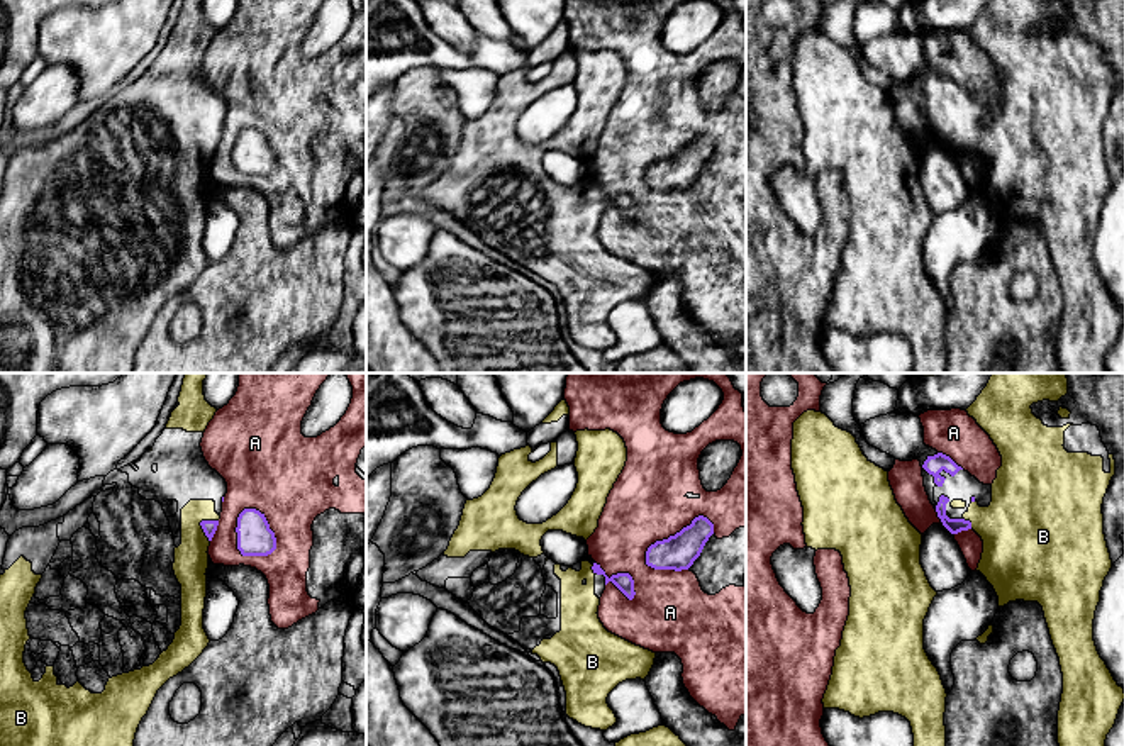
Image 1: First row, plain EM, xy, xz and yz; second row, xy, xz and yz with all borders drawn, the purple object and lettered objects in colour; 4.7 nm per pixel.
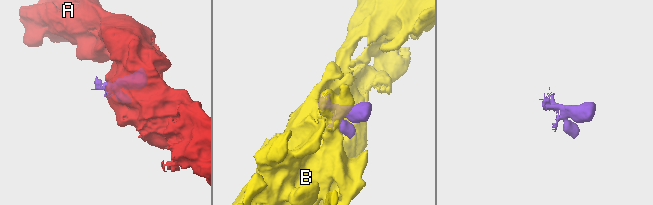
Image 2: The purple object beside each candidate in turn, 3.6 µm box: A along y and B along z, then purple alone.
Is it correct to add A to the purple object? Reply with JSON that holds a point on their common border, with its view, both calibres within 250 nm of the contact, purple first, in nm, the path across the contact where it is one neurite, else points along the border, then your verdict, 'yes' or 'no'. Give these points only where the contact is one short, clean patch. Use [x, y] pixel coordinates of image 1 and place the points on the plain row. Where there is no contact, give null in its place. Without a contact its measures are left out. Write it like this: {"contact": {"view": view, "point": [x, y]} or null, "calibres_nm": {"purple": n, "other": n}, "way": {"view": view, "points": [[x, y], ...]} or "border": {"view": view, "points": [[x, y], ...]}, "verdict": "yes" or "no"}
{"contact": {"view": "xz", "point": [675, 155]}, "calibres_nm": {"purple": 170, "other": 360}, "verdict": "no"}

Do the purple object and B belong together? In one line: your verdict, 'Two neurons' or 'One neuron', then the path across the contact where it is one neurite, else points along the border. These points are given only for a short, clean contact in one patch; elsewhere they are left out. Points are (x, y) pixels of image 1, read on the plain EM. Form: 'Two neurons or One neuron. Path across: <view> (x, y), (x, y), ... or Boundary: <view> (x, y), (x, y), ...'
One neuron

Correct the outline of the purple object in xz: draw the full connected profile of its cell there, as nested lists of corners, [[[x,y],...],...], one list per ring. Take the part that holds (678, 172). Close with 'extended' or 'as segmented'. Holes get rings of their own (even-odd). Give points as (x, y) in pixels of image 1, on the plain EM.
[[[698,136],[675,156],[651,164],[646,171],[646,185],[654,190],[688,190],[712,154],[714,144]]]; as segmented

